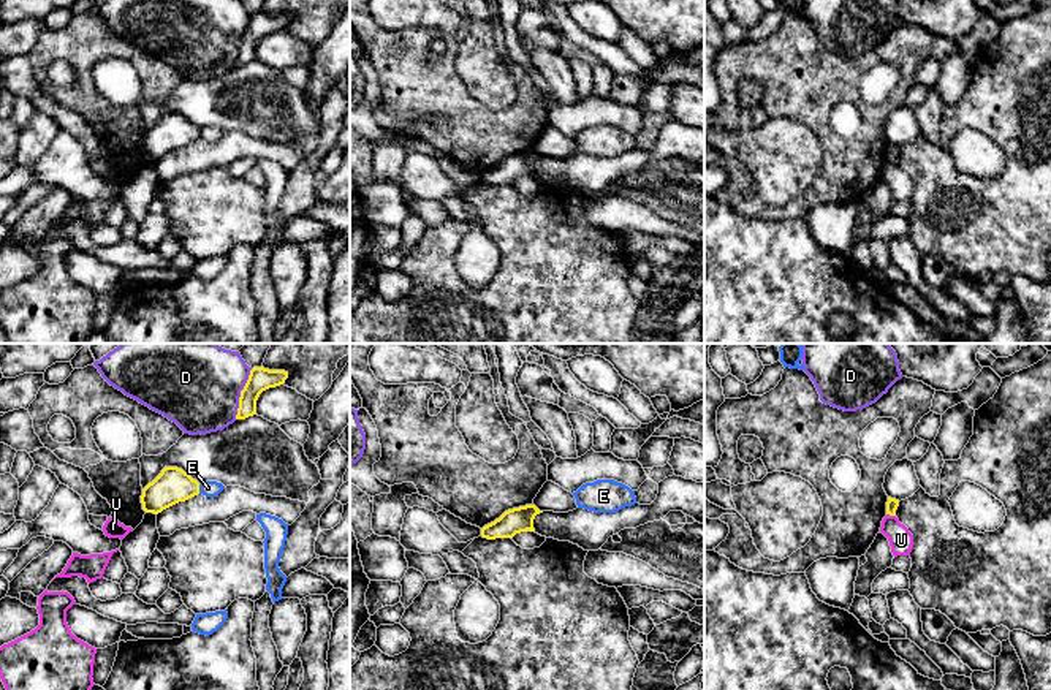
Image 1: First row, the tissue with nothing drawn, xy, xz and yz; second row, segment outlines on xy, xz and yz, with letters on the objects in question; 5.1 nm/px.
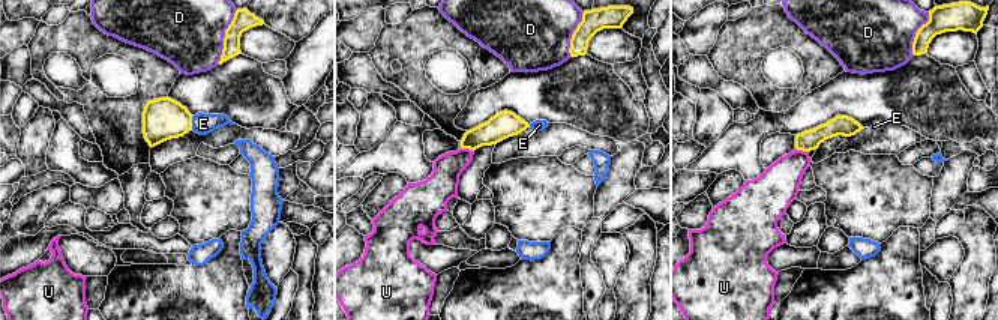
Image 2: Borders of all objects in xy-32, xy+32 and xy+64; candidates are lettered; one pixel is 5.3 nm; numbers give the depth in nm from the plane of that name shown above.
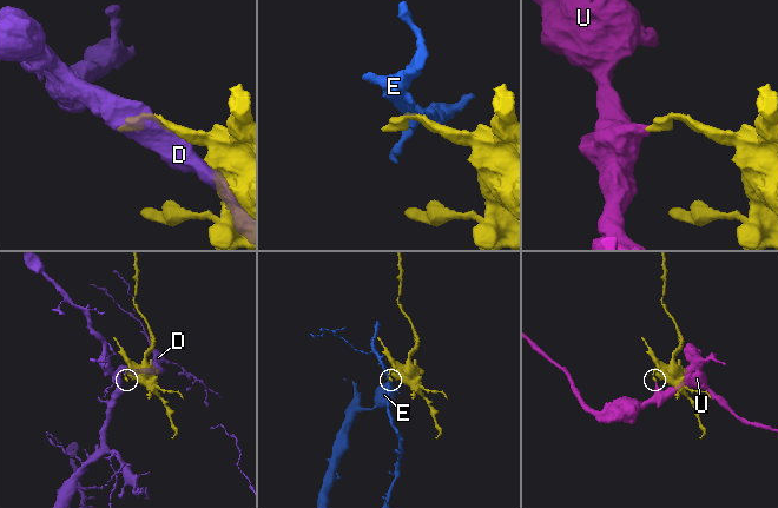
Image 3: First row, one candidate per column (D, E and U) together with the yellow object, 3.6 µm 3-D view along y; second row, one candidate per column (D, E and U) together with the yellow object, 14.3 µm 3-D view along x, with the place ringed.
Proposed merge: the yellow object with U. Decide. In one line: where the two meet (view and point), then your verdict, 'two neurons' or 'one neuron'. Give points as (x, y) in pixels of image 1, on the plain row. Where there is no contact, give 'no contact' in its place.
contact yz (891, 160); two neurons

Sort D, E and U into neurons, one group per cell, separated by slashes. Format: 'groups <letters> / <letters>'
groups D / E / U

